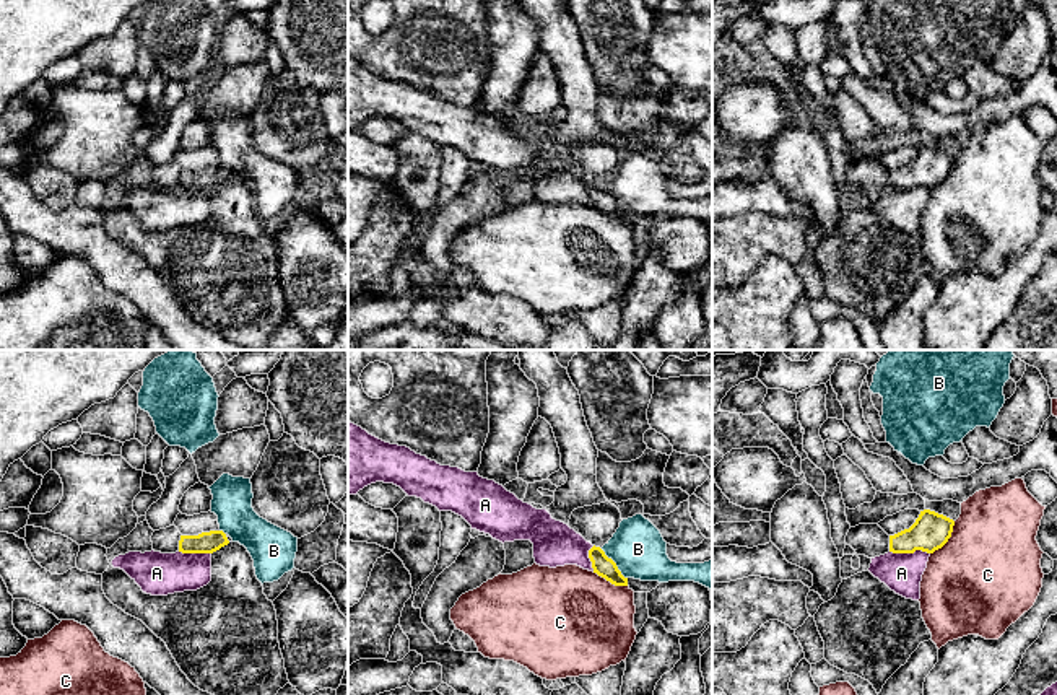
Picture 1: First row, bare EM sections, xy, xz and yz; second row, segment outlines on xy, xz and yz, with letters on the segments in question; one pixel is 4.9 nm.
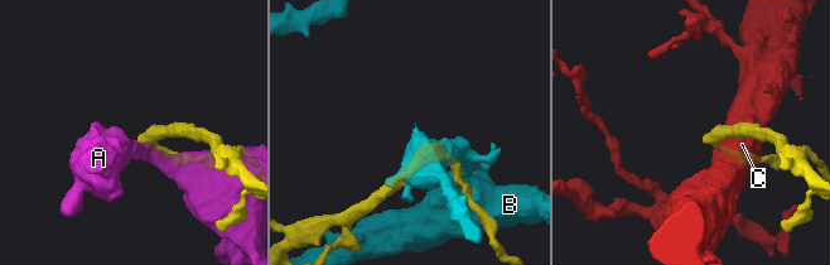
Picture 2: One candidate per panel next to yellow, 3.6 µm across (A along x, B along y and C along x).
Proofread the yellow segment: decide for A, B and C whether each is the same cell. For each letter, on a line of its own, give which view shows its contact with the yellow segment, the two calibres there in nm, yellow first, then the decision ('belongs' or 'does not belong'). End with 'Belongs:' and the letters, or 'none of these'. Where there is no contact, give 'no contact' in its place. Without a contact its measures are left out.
A: yz | 190/190 nm | does not belong
B: xz | 100/260 nm | does not belong
C: yz | 190/500 nm | does not belong
Belongs: none of these

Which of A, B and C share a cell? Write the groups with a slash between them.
A / B / C

